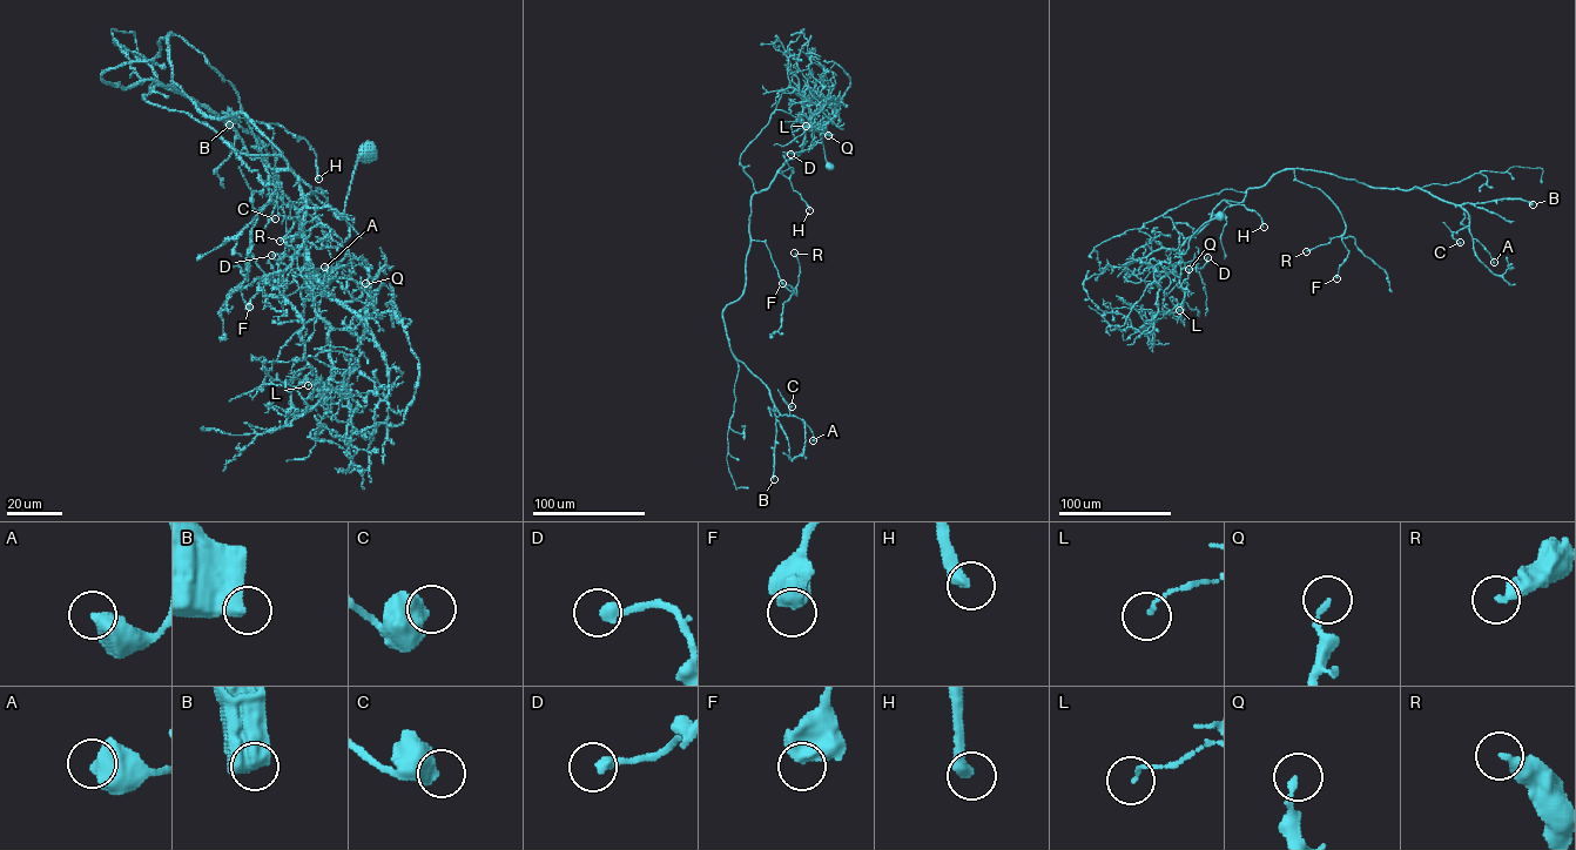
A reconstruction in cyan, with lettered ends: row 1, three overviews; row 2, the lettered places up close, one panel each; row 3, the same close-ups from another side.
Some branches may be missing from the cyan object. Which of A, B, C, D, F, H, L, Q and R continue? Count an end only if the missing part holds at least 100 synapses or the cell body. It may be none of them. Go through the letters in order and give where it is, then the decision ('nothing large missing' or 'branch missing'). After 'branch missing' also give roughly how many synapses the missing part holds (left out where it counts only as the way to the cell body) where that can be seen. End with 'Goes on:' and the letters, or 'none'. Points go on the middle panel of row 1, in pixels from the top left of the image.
A: (813, 440) | nothing large missing
B: (774, 479) | nothing large missing
C: (792, 406) | nothing large missing
D: (790, 154) | nothing large missing
F: (782, 283) | nothing large missing
H: (809, 210) | branch missing | 100 syn
L: (806, 126) | nothing large missing
Q: (828, 135) | nothing large missing
R: (794, 253) | nothing large missing
Goes on: H

